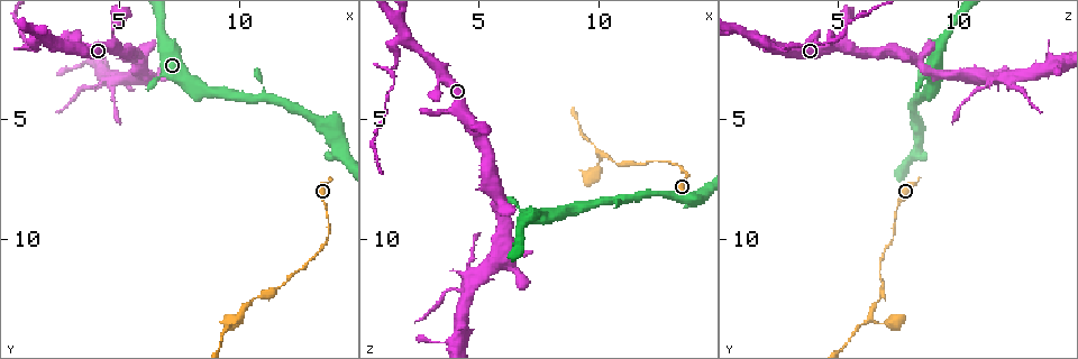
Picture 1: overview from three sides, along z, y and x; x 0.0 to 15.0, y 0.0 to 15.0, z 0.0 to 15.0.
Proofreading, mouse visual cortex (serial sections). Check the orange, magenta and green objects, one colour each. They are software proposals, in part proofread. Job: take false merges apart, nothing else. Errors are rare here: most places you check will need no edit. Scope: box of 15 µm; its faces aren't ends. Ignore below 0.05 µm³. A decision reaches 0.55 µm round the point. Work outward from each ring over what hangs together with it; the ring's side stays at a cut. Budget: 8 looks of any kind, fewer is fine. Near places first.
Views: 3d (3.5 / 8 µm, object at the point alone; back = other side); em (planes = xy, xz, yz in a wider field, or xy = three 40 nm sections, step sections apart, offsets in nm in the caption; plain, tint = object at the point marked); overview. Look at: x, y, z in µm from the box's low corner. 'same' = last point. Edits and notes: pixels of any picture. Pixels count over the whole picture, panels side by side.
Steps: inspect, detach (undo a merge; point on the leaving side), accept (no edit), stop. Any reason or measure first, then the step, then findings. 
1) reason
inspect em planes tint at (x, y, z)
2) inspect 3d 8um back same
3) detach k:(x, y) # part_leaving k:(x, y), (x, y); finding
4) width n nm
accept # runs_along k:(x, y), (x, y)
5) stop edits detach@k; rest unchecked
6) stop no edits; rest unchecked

three-way junction
inspect 3d 3.5um back at (5.7, 2.5, 8.3)

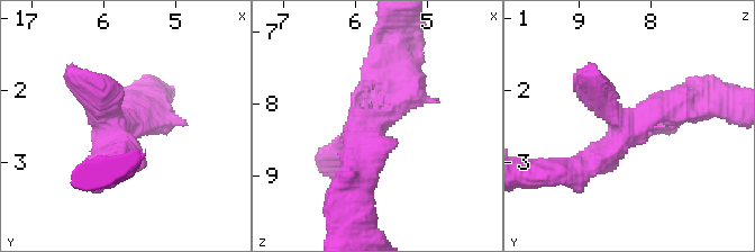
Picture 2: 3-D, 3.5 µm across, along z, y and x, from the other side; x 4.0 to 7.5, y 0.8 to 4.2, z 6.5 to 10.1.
arms 3; arm_widths 350, 350, 500 nm
inspect em planes tint at (5.80, 2.50, 8.30)

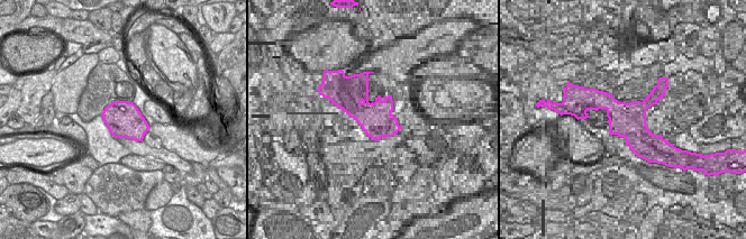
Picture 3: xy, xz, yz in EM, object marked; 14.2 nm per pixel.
another direction
inspect em xy step 5 tint same

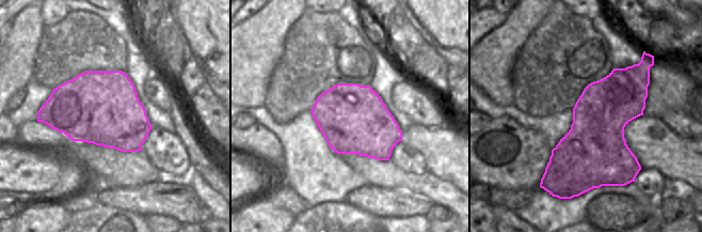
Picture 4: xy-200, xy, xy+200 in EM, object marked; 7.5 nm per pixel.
width 500 nm
accept # runs_along 2:(687, 99), (635, 120), (574, 169); continuous, no second cell

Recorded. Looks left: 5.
four arms meet
inspect 3d 3.5um at (4.9, 3.3, 11.9)

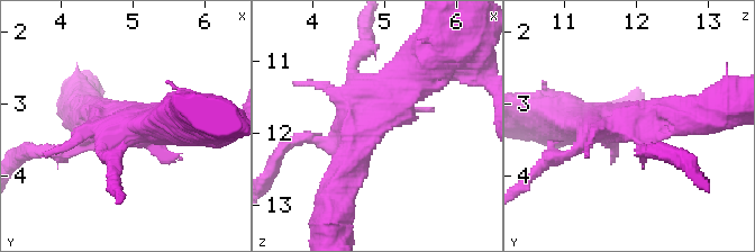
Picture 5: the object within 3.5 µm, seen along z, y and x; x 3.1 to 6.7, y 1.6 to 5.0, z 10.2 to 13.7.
inspect em xy step 1 tint at (4.90, 3.20, 11.75)

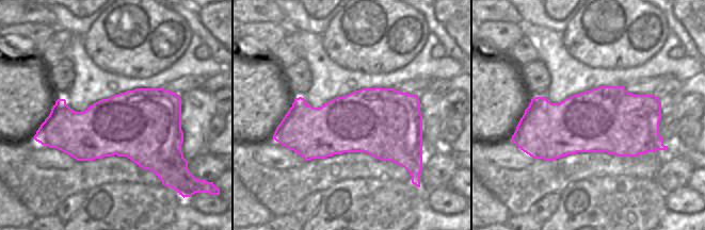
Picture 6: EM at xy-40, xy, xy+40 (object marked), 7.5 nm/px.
accept # runs_along 5:(447, 47), (357, 134), (351, 163); continuous, no second cell

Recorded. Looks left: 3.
thin neck
inspect 3d 3.5um at (1.4, 2.1, 2.8)

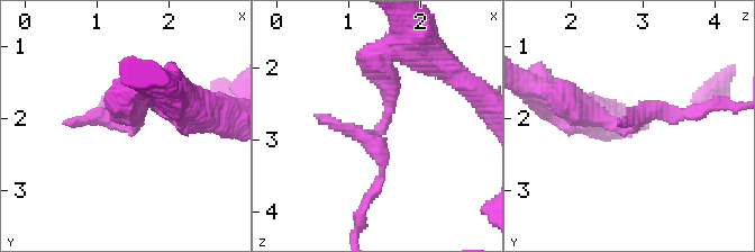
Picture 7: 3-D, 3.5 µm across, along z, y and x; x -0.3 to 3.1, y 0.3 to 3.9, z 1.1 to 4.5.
inspect em planes tint at (1.35, 2.15, 2.85)

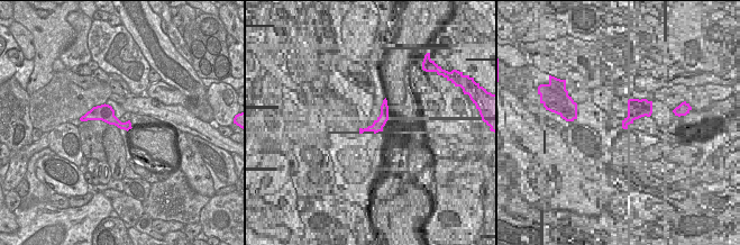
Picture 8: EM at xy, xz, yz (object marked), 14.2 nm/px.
accept # runs_along 8:(84, 118), (107, 115), (128, 126); continuous, no second cell

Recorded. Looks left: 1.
stop no edits; rest unchecked

